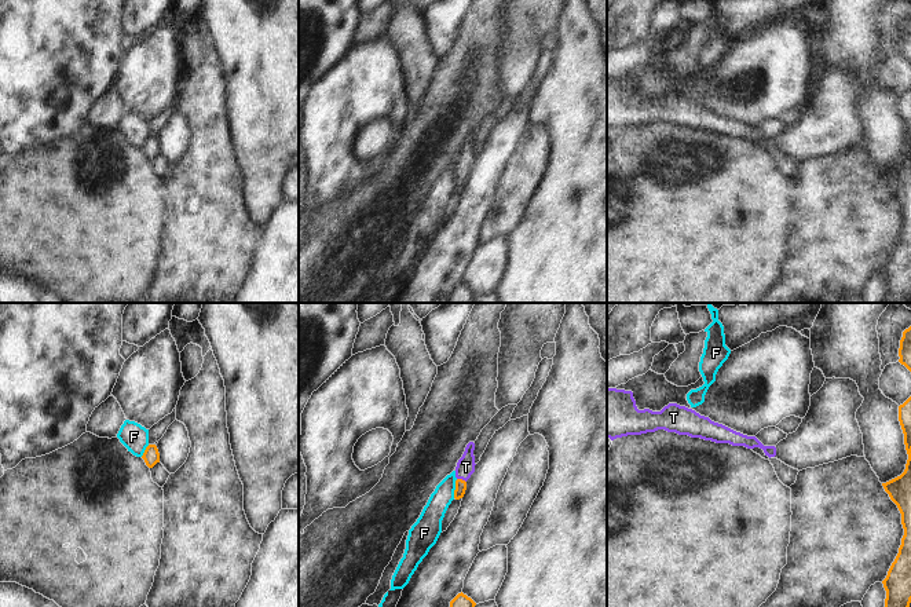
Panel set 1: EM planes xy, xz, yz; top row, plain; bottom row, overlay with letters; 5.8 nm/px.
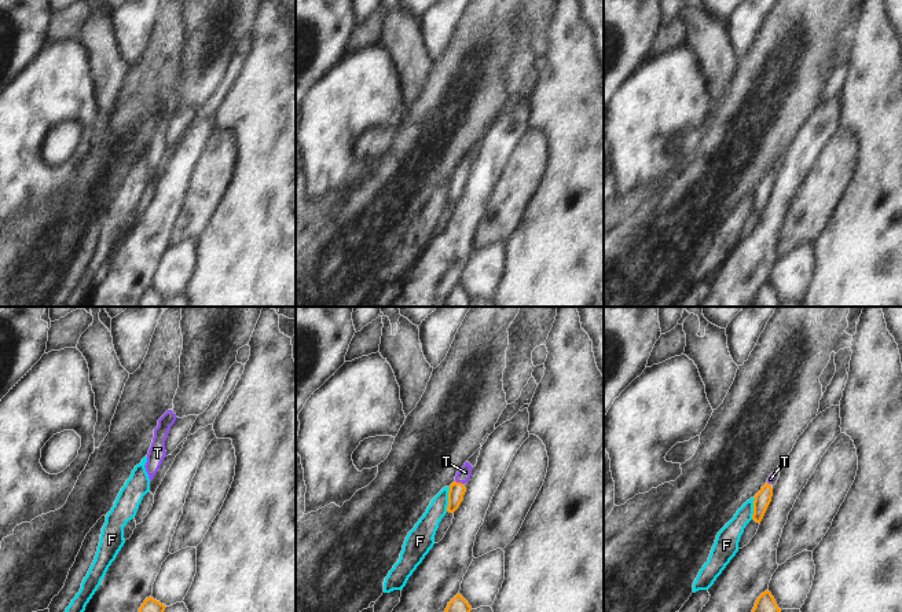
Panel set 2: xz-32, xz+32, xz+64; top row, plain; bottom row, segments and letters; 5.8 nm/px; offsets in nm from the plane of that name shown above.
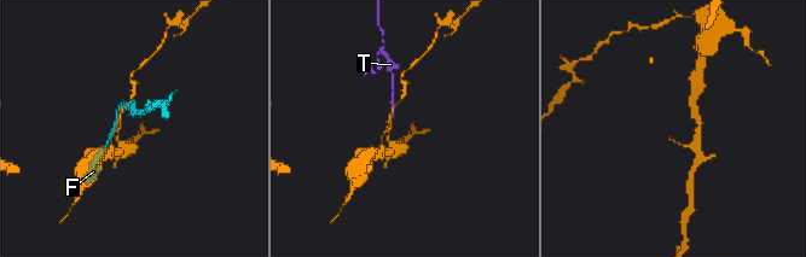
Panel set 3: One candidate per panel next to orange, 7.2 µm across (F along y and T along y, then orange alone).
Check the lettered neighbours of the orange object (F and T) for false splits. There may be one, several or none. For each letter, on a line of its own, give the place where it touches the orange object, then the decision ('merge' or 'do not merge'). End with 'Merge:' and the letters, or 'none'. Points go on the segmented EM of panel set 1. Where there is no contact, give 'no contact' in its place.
F: contact xz (456, 489); do not merge
T: contact xz (461, 479); merge
Merge: T

